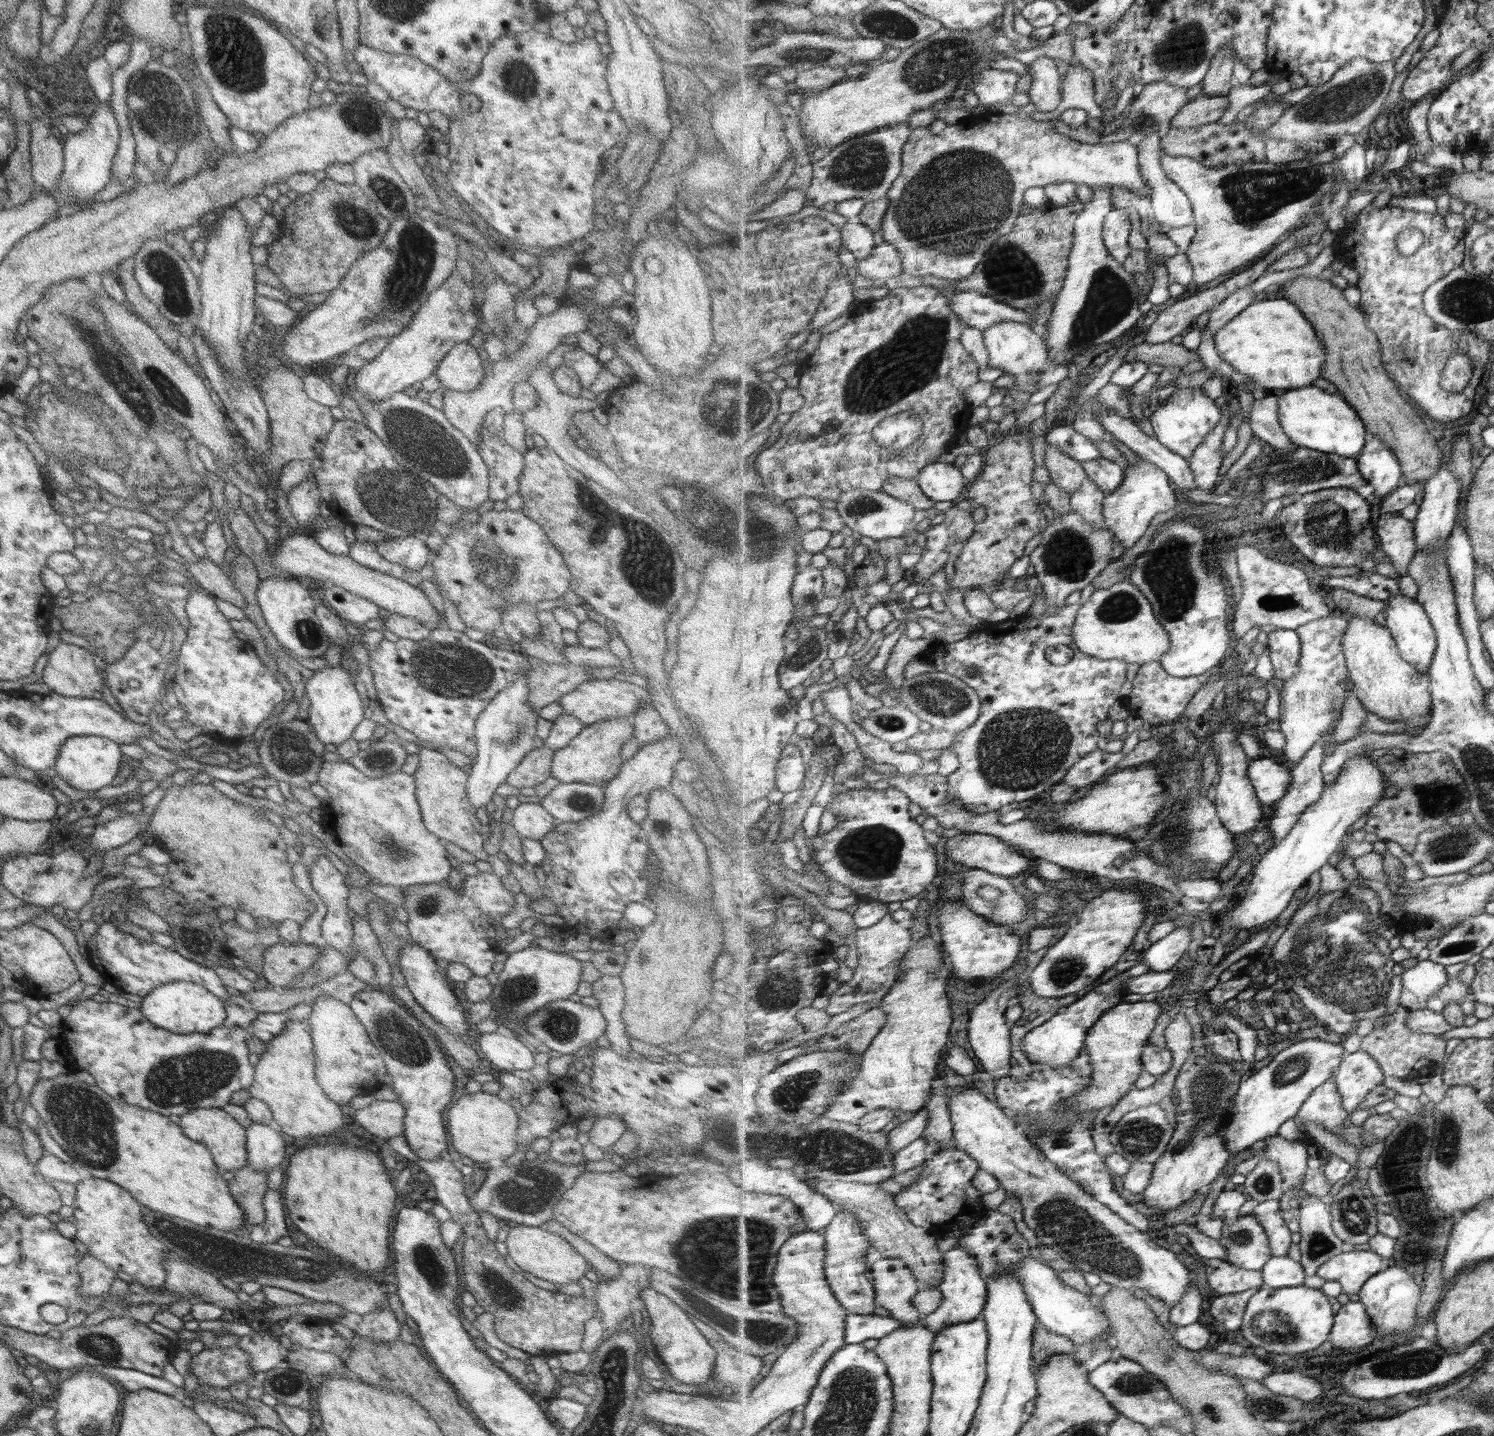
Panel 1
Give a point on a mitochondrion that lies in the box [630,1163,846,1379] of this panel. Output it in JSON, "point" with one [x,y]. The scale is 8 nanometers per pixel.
{"point":[730,1255]}

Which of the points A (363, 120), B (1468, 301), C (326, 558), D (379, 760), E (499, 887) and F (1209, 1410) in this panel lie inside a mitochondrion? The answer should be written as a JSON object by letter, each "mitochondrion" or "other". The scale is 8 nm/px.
{"A":"mitochondrion","B":"mitochondrion","C":"other","D":"mitochondrion","E":"other","F":"other"}

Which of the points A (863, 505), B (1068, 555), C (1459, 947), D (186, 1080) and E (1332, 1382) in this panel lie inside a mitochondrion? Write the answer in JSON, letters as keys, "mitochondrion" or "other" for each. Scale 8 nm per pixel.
{"A":"mitochondrion","B":"mitochondrion","C":"mitochondrion","D":"mitochondrion","E":"other"}

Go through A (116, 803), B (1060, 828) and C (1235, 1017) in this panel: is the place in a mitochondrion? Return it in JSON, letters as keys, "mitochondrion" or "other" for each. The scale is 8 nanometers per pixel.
{"A":"other","B":"other","C":"other"}

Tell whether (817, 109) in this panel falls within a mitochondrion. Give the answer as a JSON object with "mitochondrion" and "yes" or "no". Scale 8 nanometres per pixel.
{"mitochondrion":"no"}

